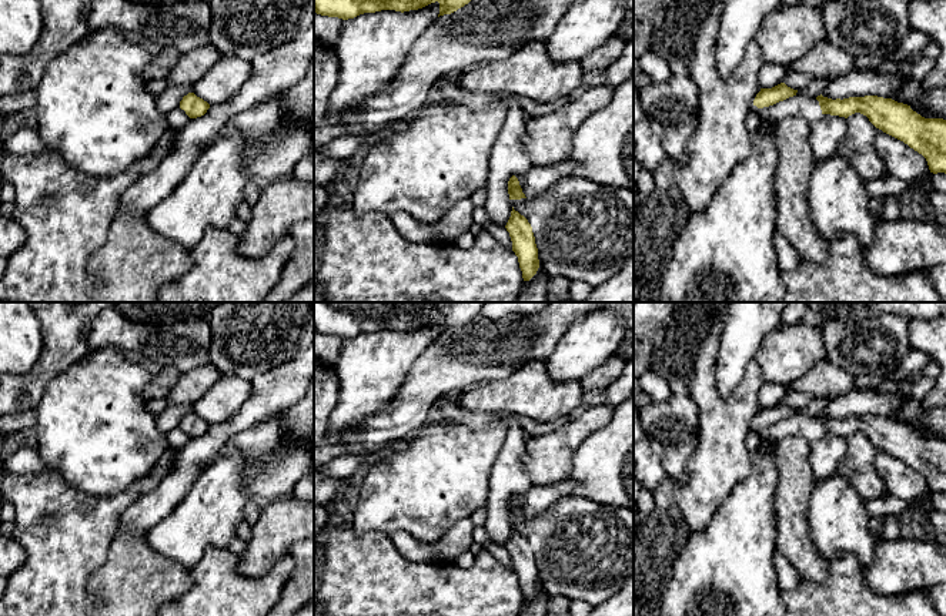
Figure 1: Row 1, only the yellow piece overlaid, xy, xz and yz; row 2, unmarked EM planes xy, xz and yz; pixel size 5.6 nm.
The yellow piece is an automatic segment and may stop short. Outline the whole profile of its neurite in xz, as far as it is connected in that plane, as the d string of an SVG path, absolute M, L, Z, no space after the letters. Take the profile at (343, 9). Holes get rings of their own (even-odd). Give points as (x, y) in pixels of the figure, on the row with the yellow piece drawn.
M314 0L314 11L321 16L354 19L364 13L381 10L410 11L422 9L431 3L439 3L439 16L451 14L471 0Z

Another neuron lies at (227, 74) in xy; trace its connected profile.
M221 56L211 68L193 84L193 93L210 106L230 100L251 77L253 66L240 57Z

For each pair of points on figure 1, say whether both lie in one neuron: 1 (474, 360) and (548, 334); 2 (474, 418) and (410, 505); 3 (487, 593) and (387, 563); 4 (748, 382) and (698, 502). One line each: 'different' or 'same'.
1: same
2: different
3: same
4: same

